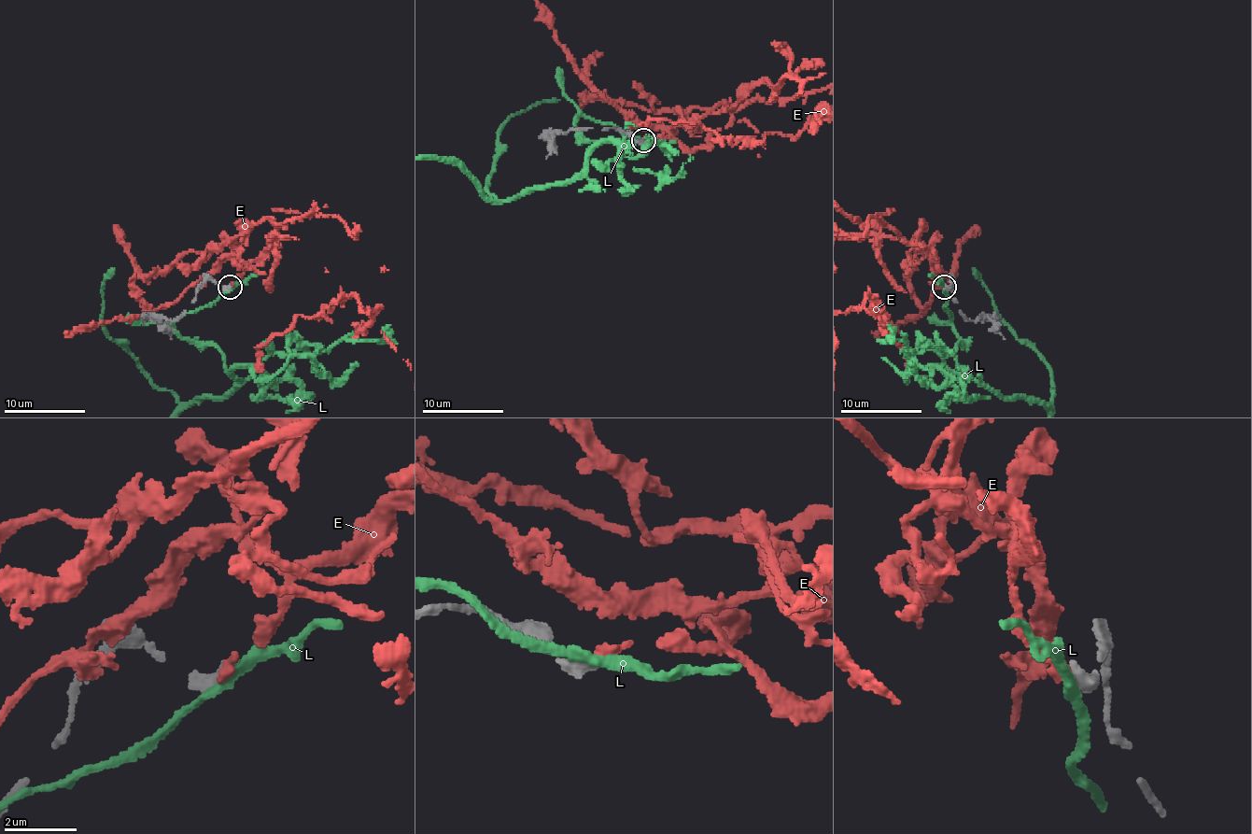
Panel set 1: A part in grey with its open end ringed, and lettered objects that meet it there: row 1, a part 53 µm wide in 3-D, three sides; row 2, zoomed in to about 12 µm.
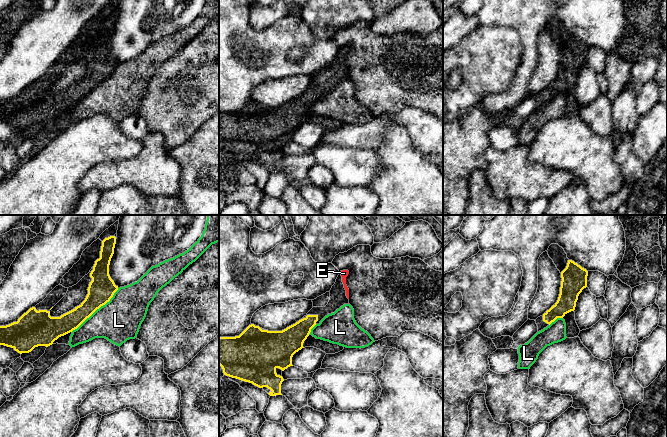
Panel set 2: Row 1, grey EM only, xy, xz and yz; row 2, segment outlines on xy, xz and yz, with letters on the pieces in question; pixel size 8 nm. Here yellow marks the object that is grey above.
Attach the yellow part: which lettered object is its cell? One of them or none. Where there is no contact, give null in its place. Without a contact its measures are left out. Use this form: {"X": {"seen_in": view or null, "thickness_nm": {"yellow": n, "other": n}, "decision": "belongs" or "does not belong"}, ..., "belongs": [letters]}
{"E": {"seen_in": null, "decision": "belongs"}, "L": {"seen_in": "xy", "thickness_nm": {"yellow": 220, "other": 340}, "decision": "does not belong"}, "belongs": ["E"]}

